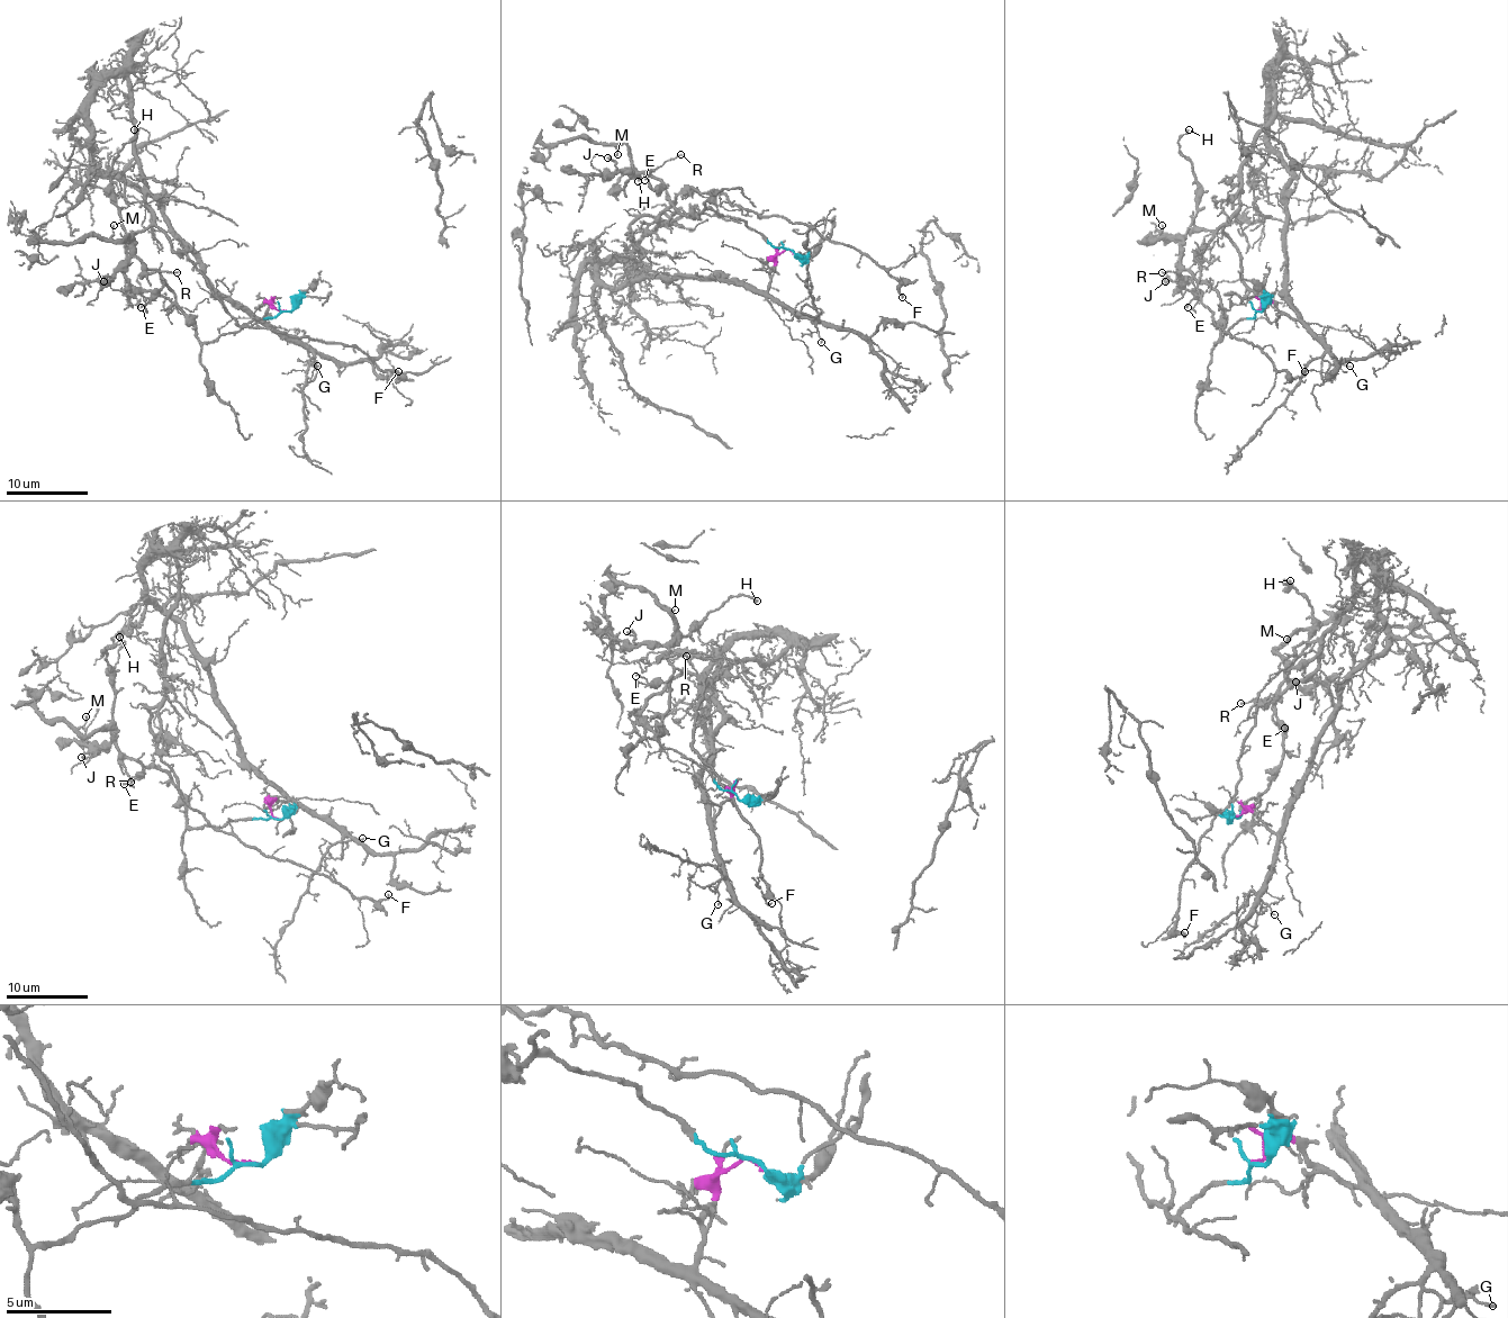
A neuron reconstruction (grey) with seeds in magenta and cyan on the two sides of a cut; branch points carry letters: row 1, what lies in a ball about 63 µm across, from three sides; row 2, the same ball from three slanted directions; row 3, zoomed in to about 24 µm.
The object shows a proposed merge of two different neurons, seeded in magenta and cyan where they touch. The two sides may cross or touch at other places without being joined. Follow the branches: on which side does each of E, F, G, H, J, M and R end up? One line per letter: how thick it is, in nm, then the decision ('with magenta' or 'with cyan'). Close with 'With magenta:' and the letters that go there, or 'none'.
E: calibre 140 nm; with cyan
F: calibre 160 nm; with magenta
G: calibre 110 nm; with magenta
H: calibre 170 nm; with cyan
J: calibre 180 nm; with cyan
M: calibre 110 nm; with cyan
R: calibre 130 nm; with cyan
With magenta: F, G

